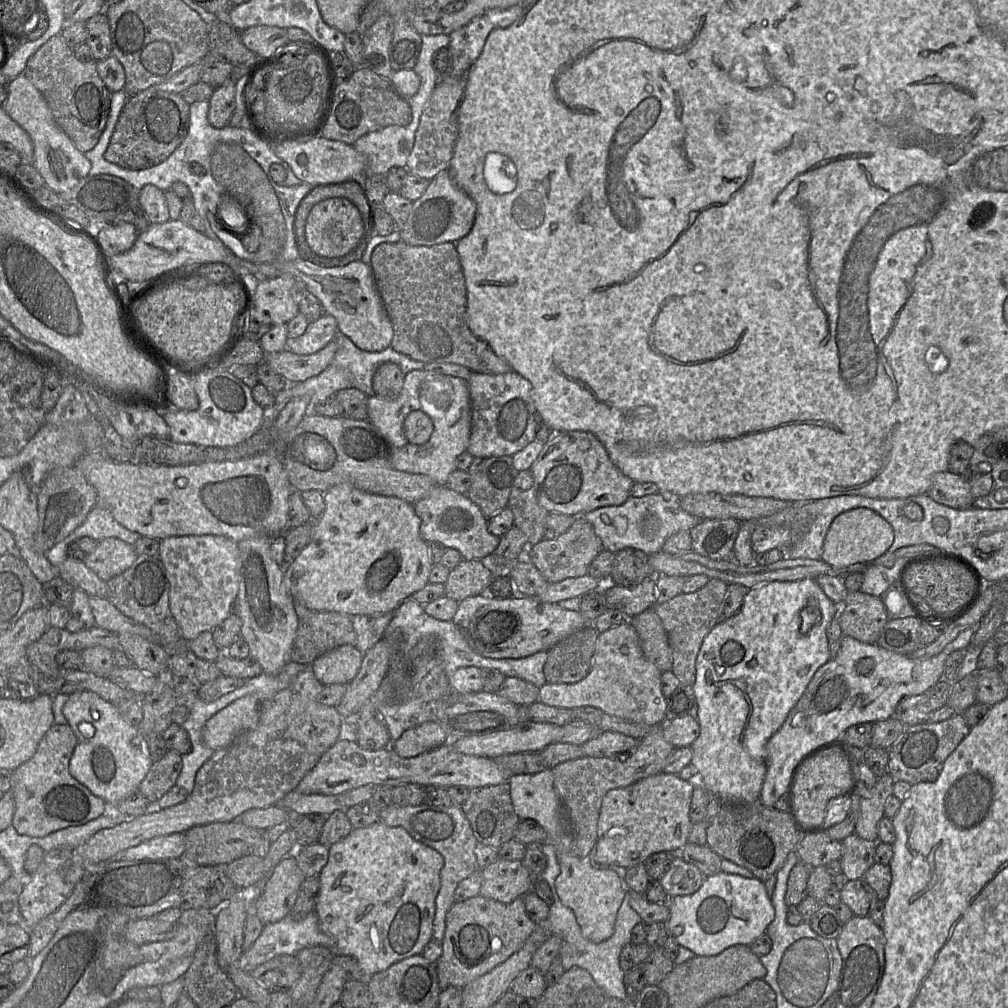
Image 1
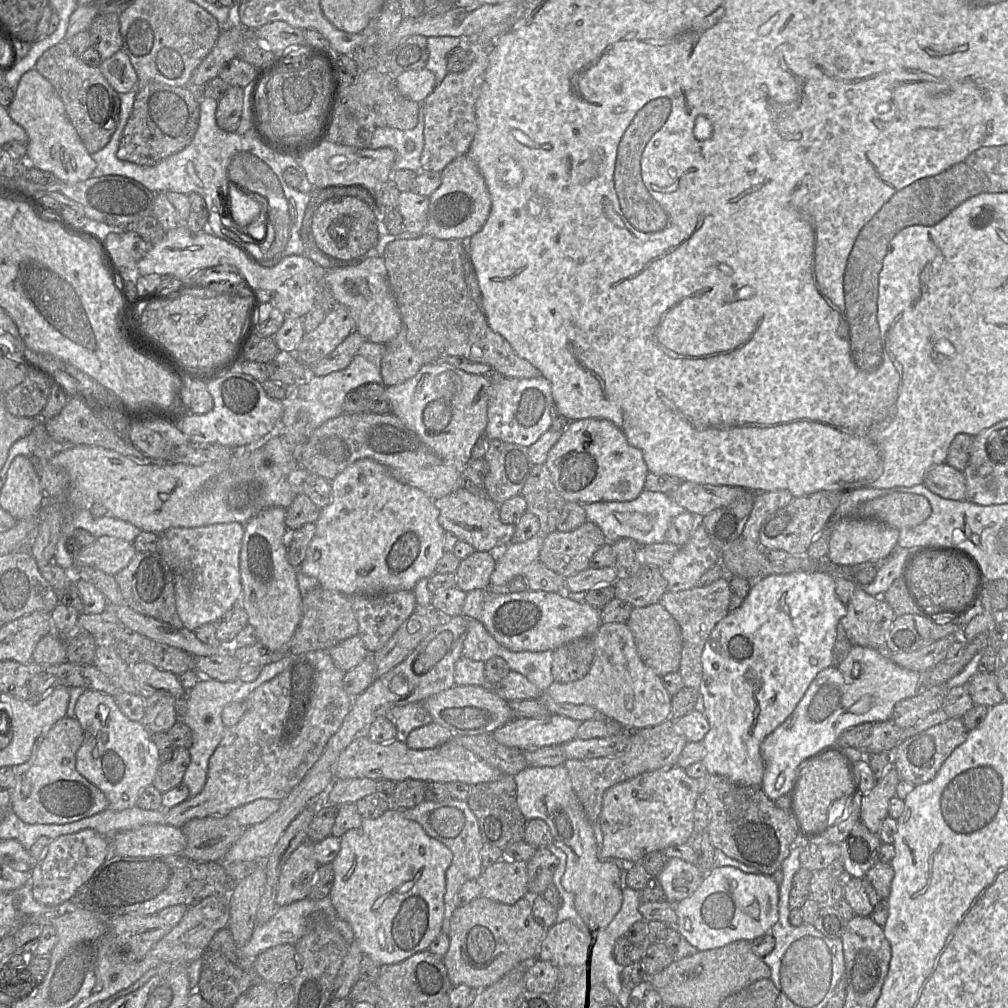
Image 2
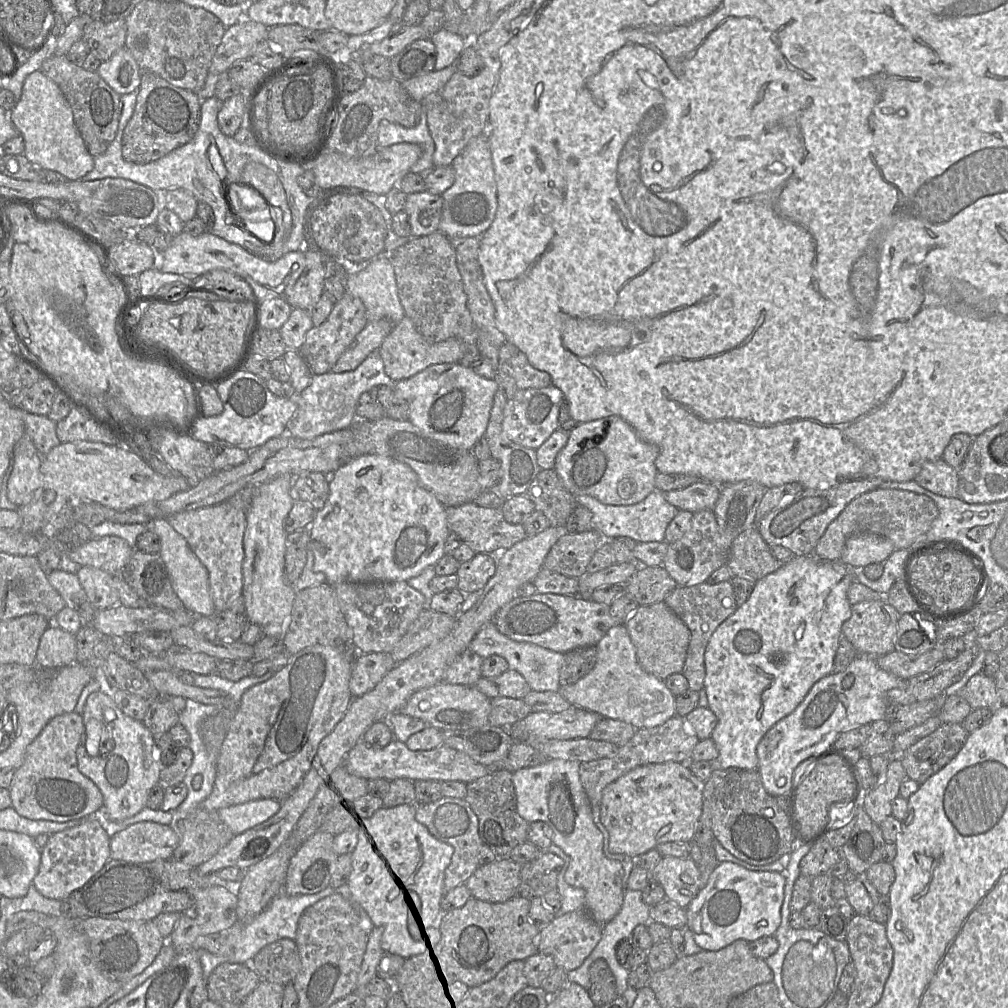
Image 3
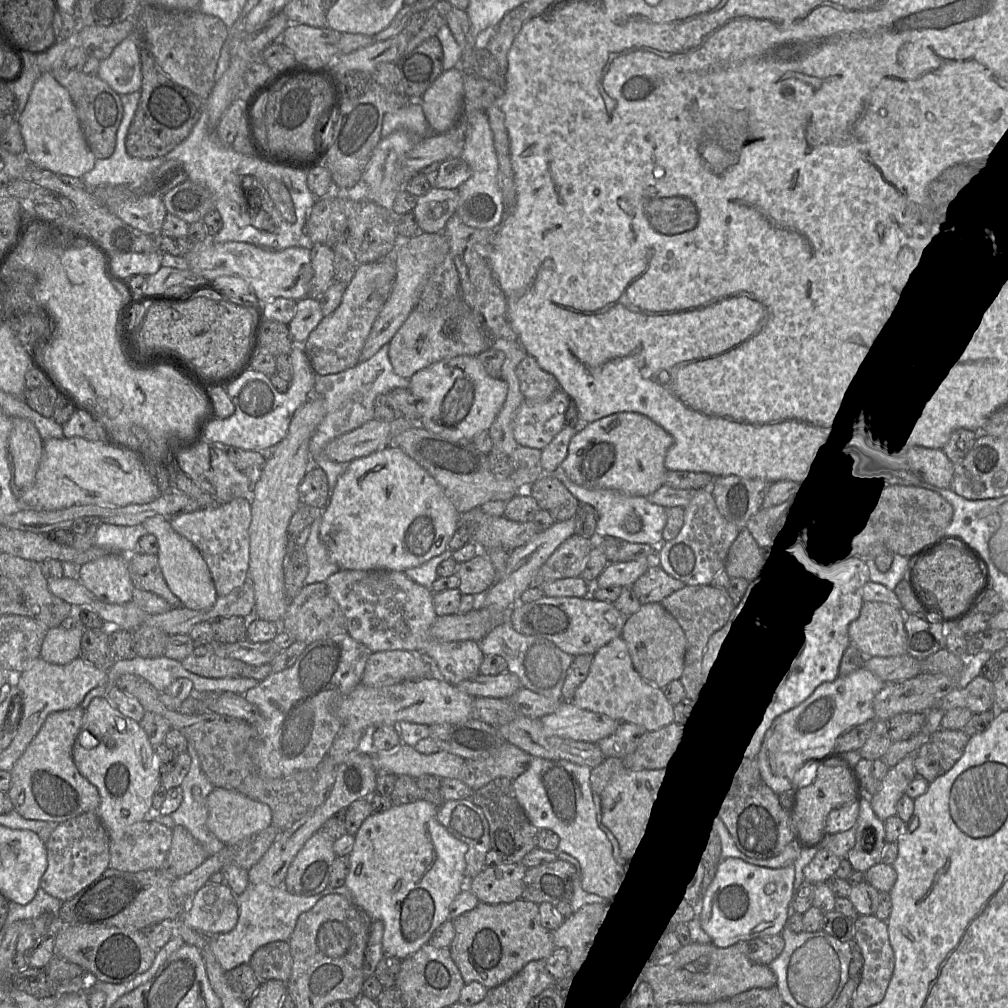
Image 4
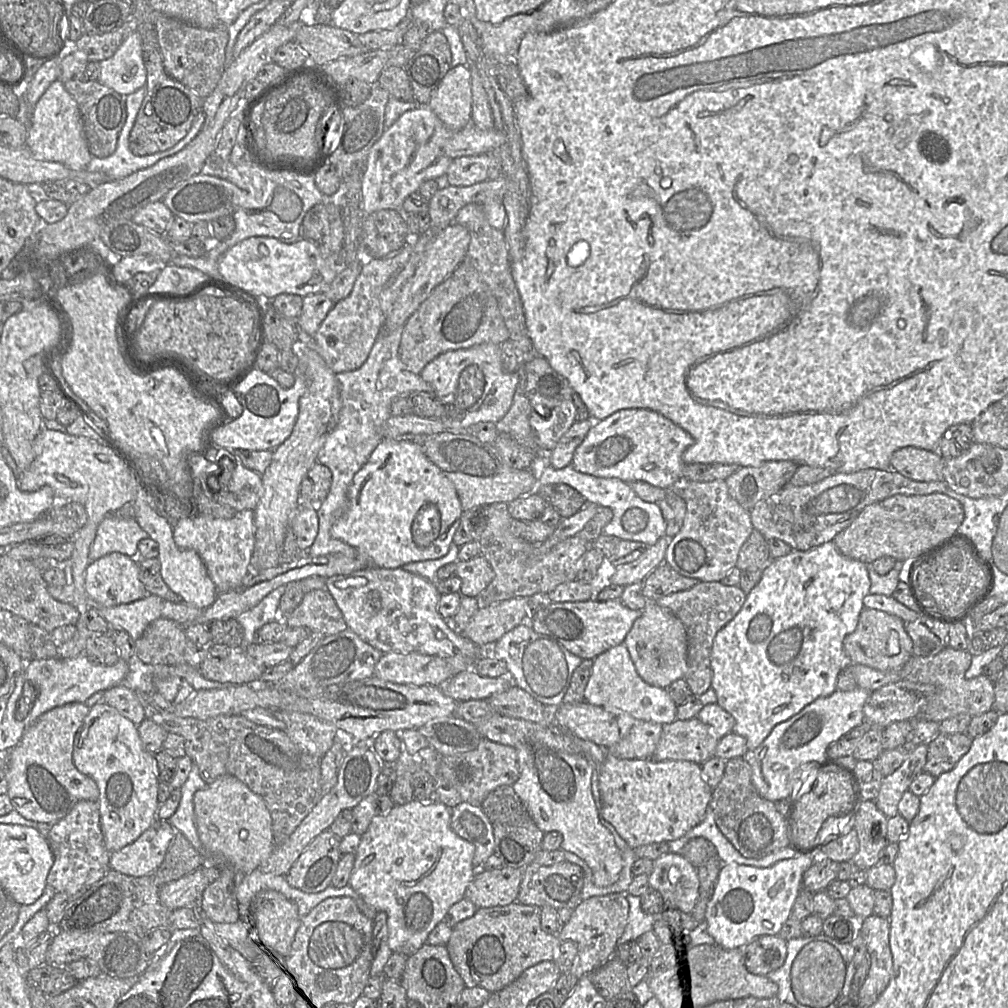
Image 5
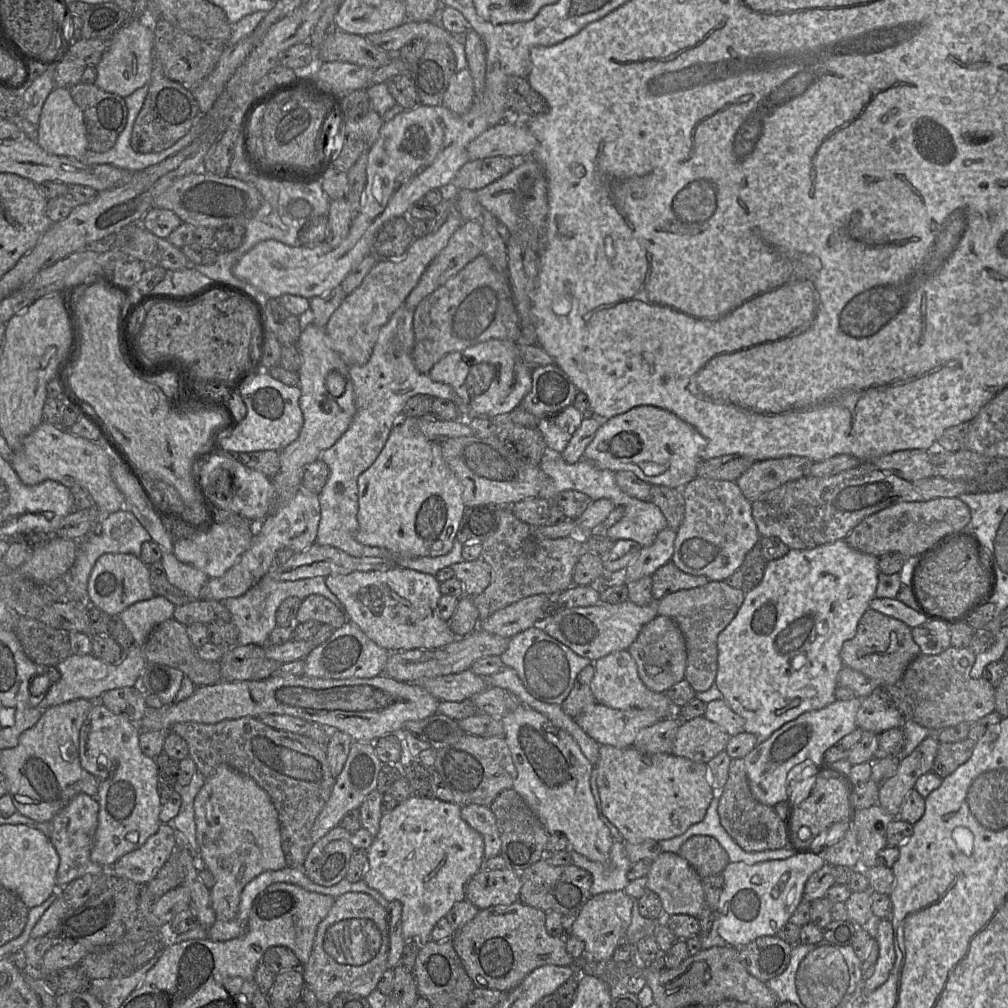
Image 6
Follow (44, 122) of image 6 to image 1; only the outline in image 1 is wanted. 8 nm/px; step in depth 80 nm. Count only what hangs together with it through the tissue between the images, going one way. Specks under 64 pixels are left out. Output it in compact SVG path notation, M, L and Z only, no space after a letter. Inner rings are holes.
M24 72L11 80L6 86L6 90L8 96L1 107L30 136L33 144L32 165L43 177L45 185L55 193L71 190L81 179L88 176L91 162L57 125L44 96L24 75Z

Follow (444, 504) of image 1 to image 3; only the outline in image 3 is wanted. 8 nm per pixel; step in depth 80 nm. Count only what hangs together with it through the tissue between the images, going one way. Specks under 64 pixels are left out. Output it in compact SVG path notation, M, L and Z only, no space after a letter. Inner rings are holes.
M469 502L460 506L446 507L446 514L450 532L457 534L475 553L498 555L527 537L523 525L508 523L501 509L485 508L475 502Z

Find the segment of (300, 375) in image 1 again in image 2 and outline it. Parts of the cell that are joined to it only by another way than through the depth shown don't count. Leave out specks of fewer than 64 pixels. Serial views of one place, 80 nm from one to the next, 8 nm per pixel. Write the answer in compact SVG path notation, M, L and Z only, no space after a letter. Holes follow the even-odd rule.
M357 331L351 333L334 351L328 356L308 367L311 376L324 376L334 371L343 370L349 366L353 358L358 354L360 346L366 339Z

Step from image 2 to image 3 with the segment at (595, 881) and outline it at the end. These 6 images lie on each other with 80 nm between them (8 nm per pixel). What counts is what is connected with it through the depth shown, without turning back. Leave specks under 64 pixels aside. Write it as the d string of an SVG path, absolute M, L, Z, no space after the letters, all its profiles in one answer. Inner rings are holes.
M548 759L546 762L522 768L513 774L517 810L529 823L546 822L553 831L553 844L568 857L564 880L585 891L584 909L592 919L604 925L620 911L623 903L623 864L608 858L603 851L603 834L593 821L592 806L580 781L581 762Z

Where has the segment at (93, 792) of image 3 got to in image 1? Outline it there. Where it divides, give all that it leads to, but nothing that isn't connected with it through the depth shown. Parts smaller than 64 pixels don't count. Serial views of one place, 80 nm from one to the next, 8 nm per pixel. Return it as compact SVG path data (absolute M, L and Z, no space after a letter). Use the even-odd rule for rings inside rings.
M53 724L40 740L34 755L13 771L11 791L15 810L11 825L19 834L43 837L59 829L85 824L108 810L107 803L75 779L69 771L70 759L76 744L77 737L69 724Z

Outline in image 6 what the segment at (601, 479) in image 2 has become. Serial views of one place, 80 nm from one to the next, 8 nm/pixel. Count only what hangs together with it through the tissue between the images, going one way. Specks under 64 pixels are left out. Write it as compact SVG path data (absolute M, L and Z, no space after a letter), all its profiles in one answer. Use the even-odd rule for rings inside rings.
M642 405L603 420L583 459L600 469L630 471L640 480L656 486L681 489L698 477L706 440L702 434L663 408Z

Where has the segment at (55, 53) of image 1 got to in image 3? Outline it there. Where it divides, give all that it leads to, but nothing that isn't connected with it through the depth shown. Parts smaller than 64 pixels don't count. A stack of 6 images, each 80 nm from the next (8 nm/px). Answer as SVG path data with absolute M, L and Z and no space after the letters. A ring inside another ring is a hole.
M52 55L41 66L42 73L54 81L69 103L74 124L89 153L95 157L105 153L116 137L122 113L121 95L116 93L98 74L72 63L67 55Z

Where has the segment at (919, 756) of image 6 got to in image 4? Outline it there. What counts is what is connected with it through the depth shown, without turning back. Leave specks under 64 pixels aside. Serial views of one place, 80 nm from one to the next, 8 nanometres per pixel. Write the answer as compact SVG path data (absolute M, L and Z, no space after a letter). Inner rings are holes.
M909 754L891 767L883 779L881 789L869 797L872 809L881 820L885 821L897 814L898 801L917 776L914 760L914 754Z

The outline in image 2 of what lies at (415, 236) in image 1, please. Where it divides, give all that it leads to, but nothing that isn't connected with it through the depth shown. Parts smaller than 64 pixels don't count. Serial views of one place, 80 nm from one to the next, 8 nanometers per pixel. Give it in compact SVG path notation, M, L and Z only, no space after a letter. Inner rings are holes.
M467 153L455 158L440 175L440 186L429 196L428 221L423 234L441 240L469 240L482 229L490 214L491 197L485 180Z

